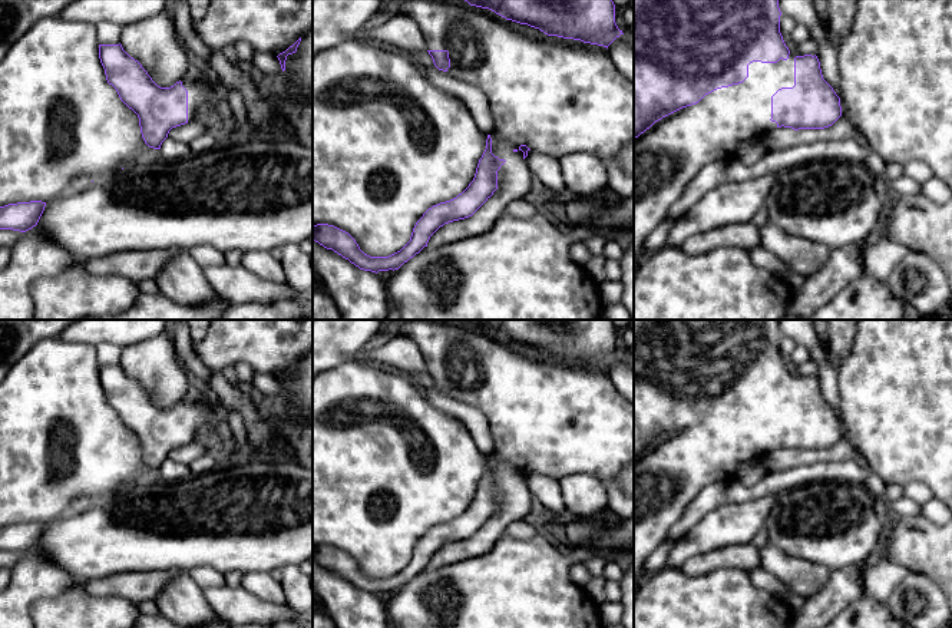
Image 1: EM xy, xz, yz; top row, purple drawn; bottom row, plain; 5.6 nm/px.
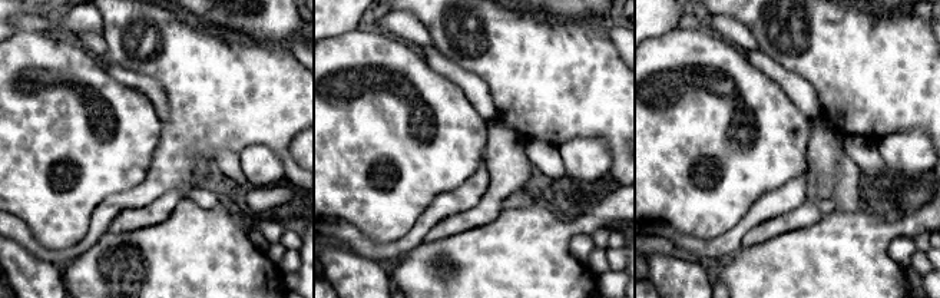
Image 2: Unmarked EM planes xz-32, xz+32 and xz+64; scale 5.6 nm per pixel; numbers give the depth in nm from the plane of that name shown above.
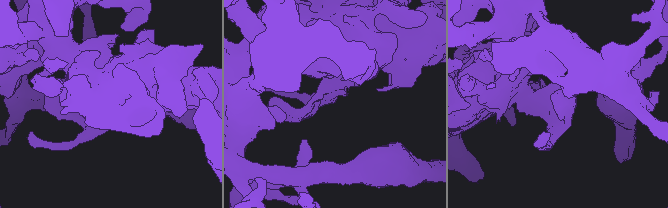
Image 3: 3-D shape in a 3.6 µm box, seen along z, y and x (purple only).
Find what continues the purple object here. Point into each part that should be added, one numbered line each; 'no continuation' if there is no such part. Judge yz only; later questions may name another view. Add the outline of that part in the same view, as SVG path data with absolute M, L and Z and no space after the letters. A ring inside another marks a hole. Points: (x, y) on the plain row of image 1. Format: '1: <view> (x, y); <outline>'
1: yz (667, 478); M791 374L787 381L777 384L753 383L748 386L748 399L738 406L717 410L705 416L698 424L682 429L634 460L634 594L647 576L642 571L647 558L665 542L671 526L682 516L692 499L710 483L736 479L737 466L751 457L764 457L777 449L771 443L771 417L781 409L794 407L794 379L804 374Z

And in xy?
1: xy (202, 412); M194 390L181 403L188 411L188 443L195 442L199 430L212 430L216 417L222 413L218 404L202 390Z

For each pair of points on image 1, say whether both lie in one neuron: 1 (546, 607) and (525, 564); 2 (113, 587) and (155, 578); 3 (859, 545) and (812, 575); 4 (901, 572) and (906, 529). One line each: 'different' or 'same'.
1: same
2: same
3: different
4: different

